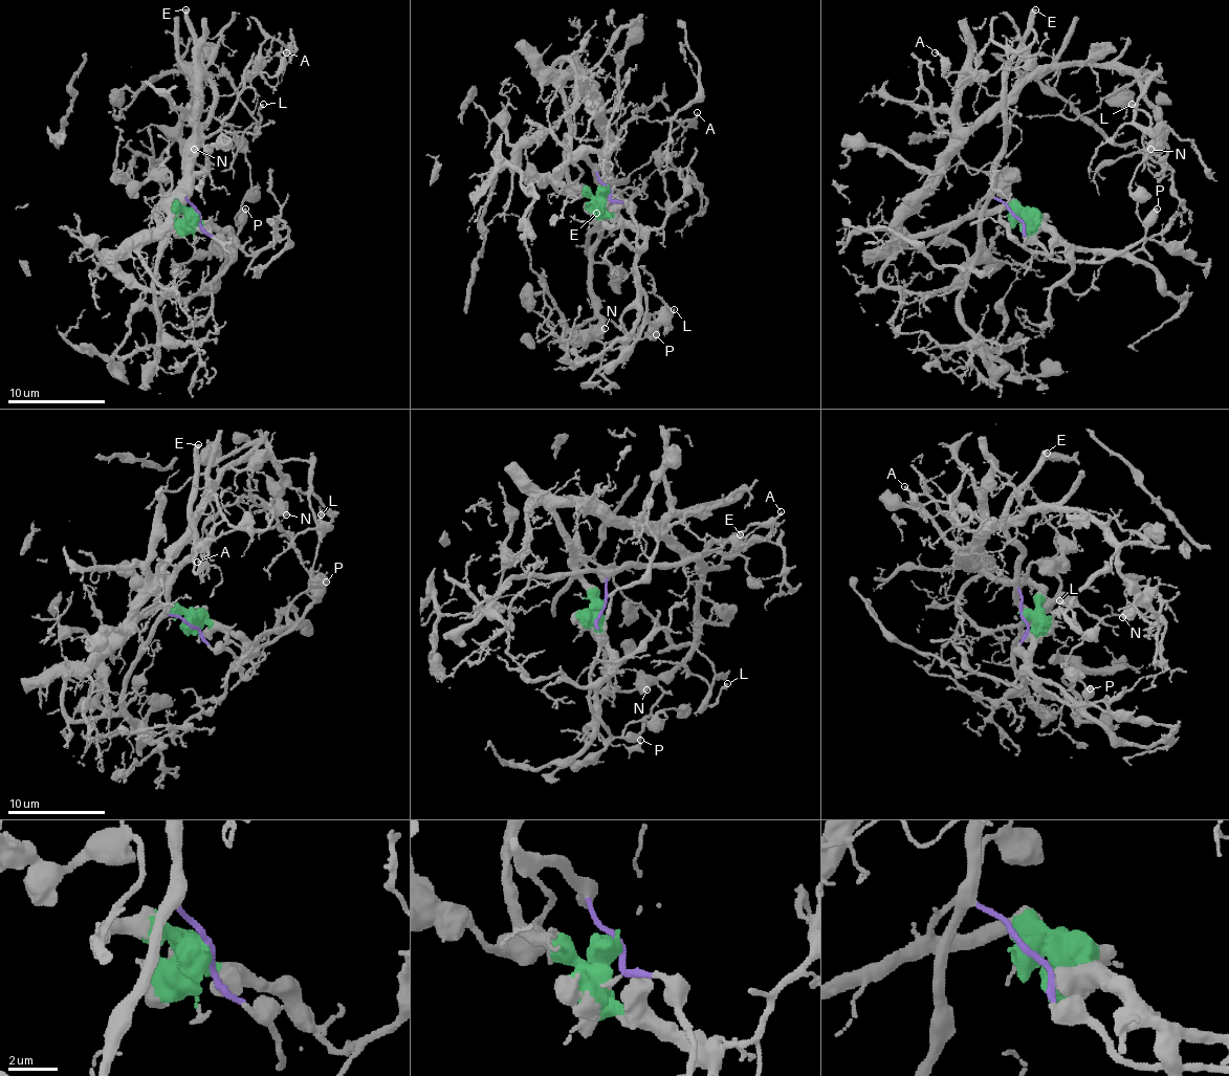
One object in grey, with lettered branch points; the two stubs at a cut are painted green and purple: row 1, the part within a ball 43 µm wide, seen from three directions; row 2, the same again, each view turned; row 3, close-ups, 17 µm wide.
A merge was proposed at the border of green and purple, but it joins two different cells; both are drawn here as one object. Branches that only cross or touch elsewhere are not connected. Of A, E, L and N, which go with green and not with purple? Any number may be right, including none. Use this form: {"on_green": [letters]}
{"on_green": ["L", "N"]}

